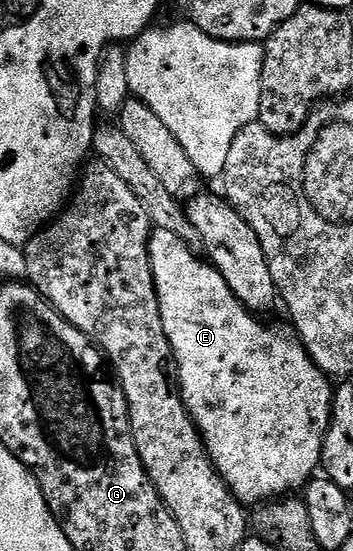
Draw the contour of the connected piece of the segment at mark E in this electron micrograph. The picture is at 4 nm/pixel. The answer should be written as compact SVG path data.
M159 228L150 234L149 264L157 286L157 300L161 310L163 329L167 333L169 348L173 350L172 360L175 364L175 378L179 384L181 400L185 402L185 408L189 410L189 415L197 426L202 441L205 442L205 452L209 454L213 468L221 474L221 480L227 484L230 493L243 505L250 505L249 503L261 505L266 501L273 501L278 497L300 492L309 480L314 478L316 471L313 470L318 470L321 467L321 450L325 444L325 432L329 429L329 421L333 414L333 396L335 394L334 384L329 384L332 383L330 376L313 364L313 358L305 352L305 344L301 342L300 338L294 337L292 334L290 334L291 336L284 335L283 332L276 331L273 327L264 327L257 320L260 318L254 312L248 311L235 297L235 293L231 293L227 281L223 281L223 277L218 273L216 267L194 254L191 248L174 233Z

